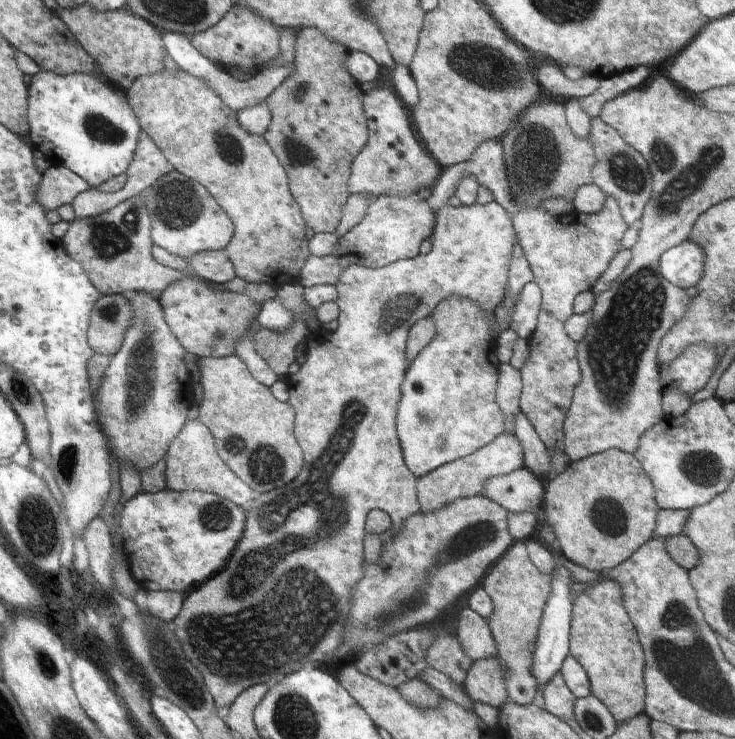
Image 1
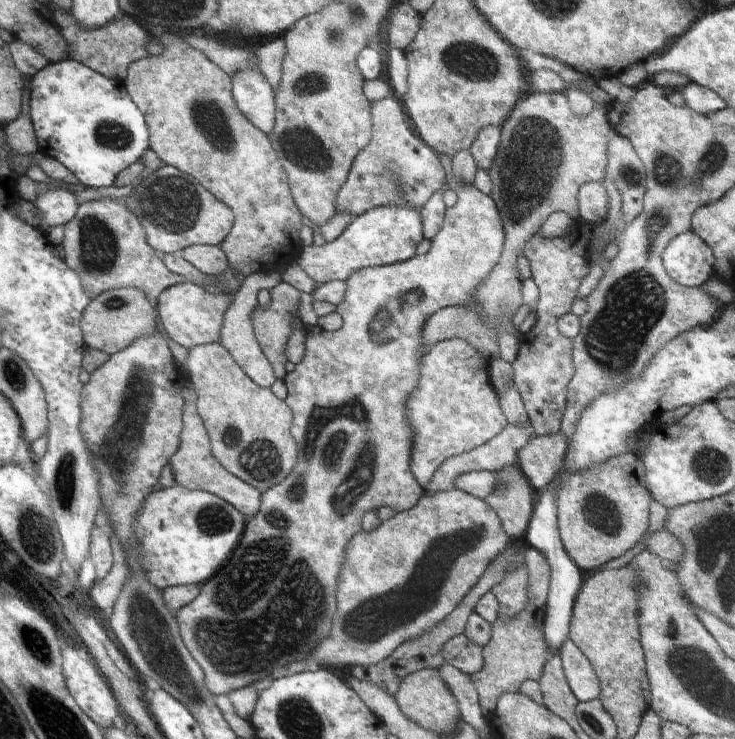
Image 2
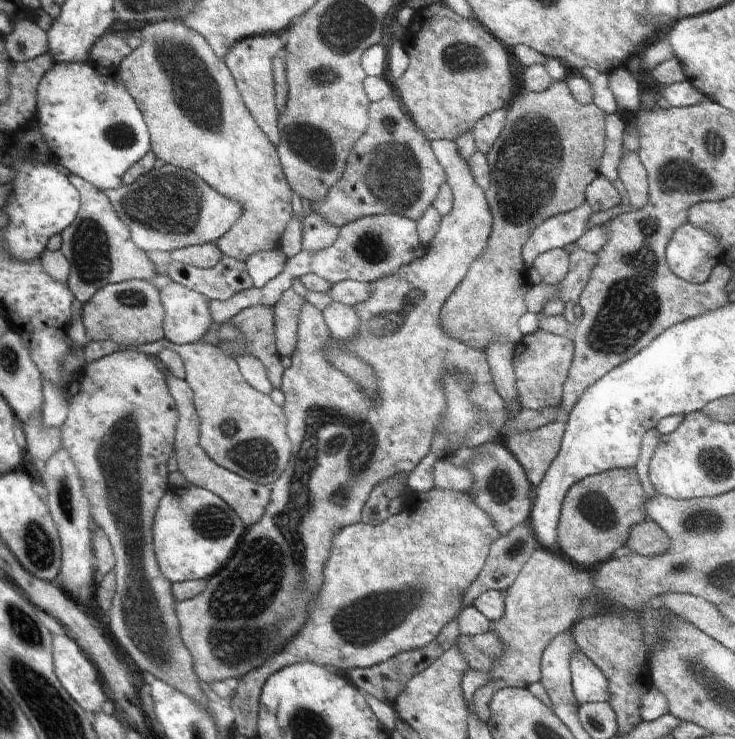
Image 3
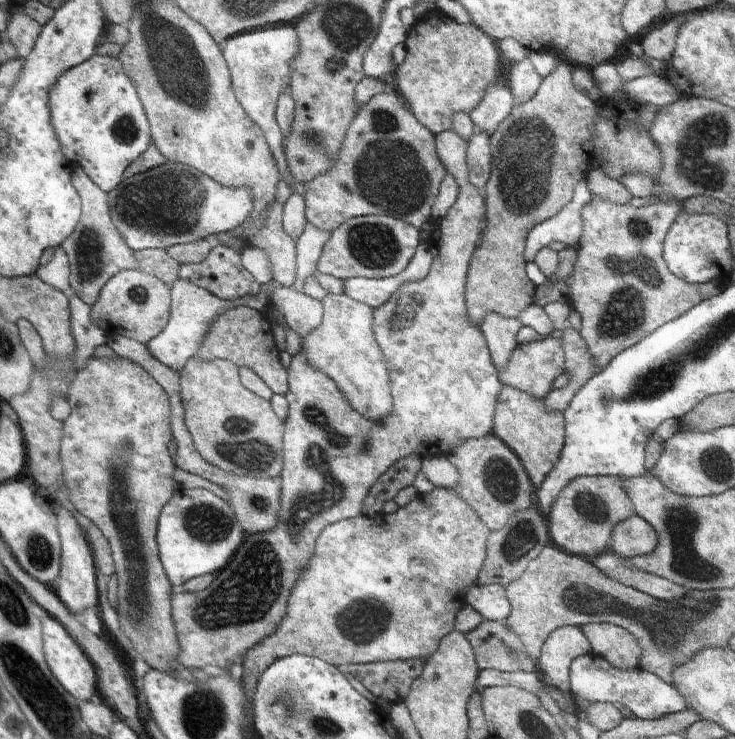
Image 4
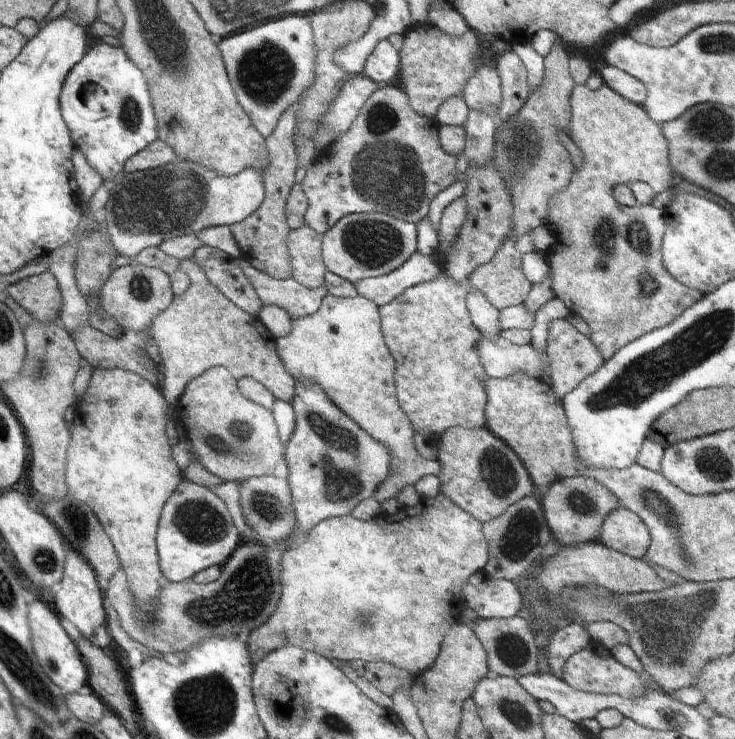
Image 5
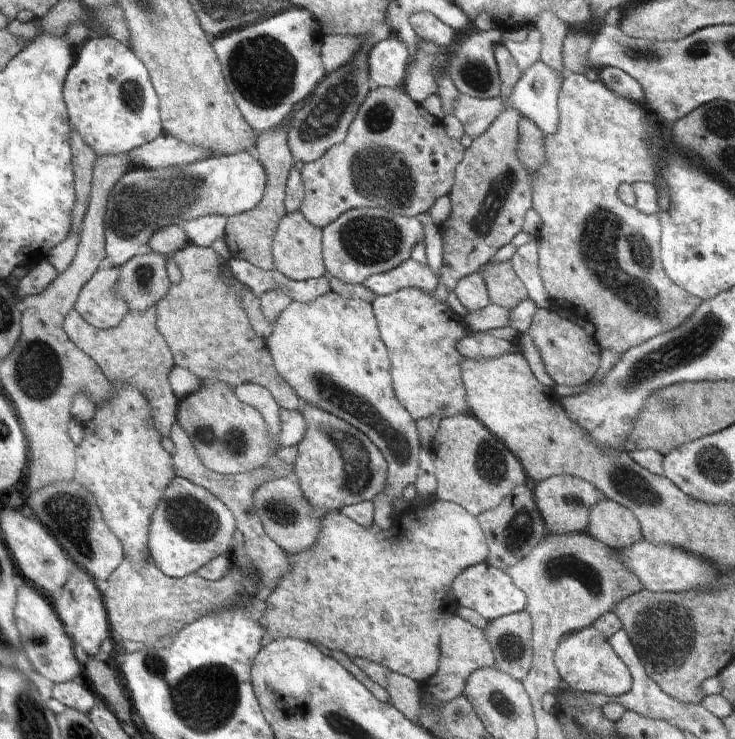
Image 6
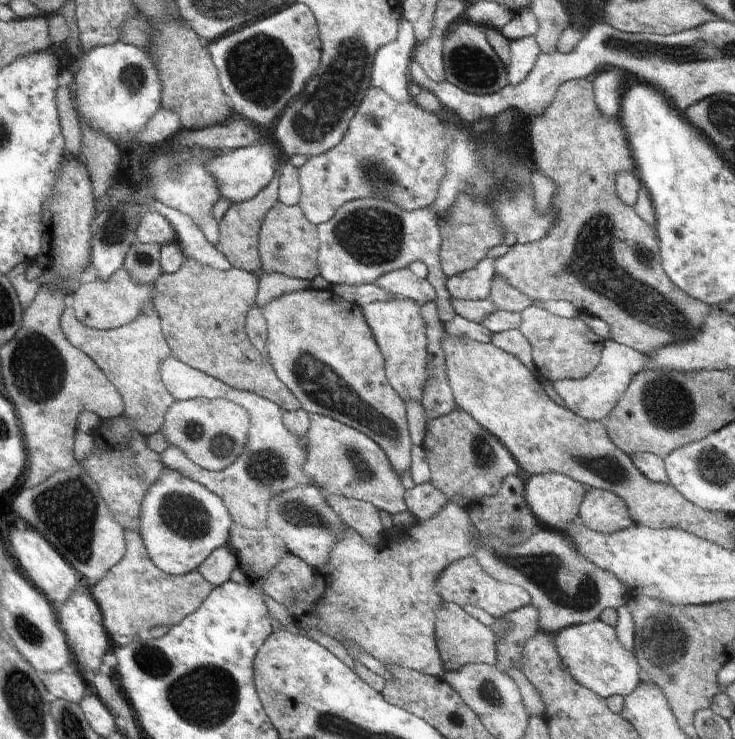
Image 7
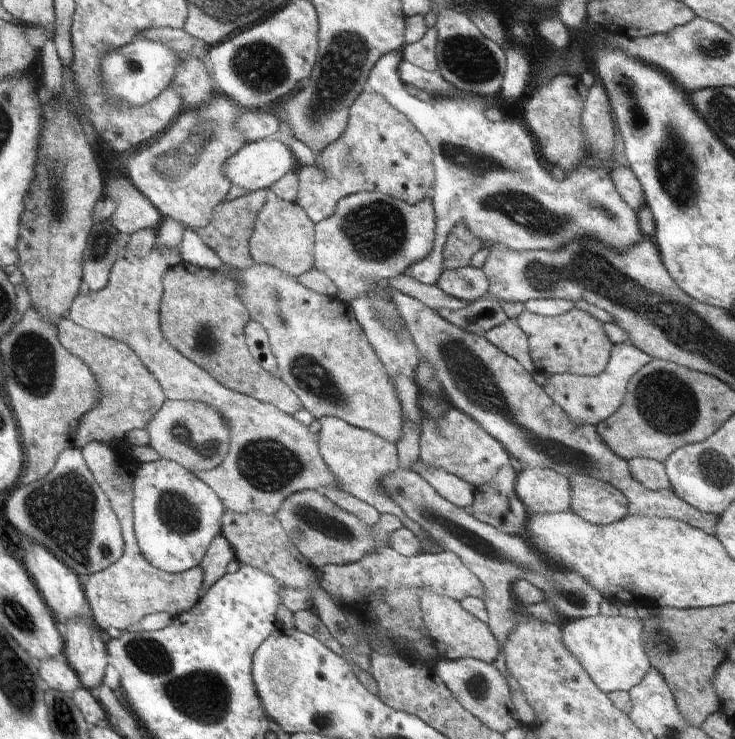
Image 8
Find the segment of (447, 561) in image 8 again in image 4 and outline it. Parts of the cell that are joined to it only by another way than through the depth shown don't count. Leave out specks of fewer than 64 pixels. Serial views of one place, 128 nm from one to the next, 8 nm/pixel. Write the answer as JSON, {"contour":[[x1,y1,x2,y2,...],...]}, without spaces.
{"contour":[[475,582,466,591,465,599,472,608,475,608,482,615,484,621,504,622,511,611,506,589,502,585,480,585,478,582]]}

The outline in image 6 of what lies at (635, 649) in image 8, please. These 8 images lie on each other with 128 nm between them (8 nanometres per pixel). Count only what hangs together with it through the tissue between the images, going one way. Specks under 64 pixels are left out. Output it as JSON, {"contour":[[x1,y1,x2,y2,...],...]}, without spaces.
{"contour":[[592,626,569,633,562,638,555,652,555,665,561,680,570,689,581,693,600,693,607,695,623,695,633,688,633,678,626,664,614,652,609,639,600,634]]}

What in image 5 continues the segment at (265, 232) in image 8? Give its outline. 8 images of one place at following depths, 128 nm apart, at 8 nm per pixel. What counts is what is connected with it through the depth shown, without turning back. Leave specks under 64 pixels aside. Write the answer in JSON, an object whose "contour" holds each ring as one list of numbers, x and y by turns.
{"contour":[[306,224,287,236,292,277,310,290,325,286,327,268,322,260,321,241,320,234]]}

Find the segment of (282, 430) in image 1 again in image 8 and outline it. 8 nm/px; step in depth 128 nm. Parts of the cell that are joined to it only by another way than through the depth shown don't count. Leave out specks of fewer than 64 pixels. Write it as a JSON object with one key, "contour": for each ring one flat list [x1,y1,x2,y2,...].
{"contour":[[167,398,144,429,149,434,150,448,162,459,174,461,190,472,209,471,222,464,231,446,229,422,222,418,219,410,202,402]]}

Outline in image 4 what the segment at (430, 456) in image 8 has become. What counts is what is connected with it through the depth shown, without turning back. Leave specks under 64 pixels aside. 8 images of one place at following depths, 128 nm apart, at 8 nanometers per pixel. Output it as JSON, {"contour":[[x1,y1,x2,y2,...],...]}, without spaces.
{"contour":[[493,433,455,446,447,452,446,457,459,472,457,485,452,489,474,509,491,531,501,529,514,513,531,506,535,487,522,461]]}

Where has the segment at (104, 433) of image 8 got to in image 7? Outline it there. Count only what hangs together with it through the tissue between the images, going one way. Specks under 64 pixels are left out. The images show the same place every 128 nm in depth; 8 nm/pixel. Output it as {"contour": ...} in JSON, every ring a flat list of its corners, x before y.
{"contour":[[146,301,141,306,134,321,115,329,93,329,86,326,76,318,73,308,67,305,63,308,61,329,70,344,87,354,103,370,106,378,116,387,125,404,122,416,130,419,131,423,134,423,134,426,146,437,160,431,165,423,167,410,175,401,175,398,168,392,161,379,161,362,170,358,172,352,170,352,170,347,162,334,161,318,152,301]]}

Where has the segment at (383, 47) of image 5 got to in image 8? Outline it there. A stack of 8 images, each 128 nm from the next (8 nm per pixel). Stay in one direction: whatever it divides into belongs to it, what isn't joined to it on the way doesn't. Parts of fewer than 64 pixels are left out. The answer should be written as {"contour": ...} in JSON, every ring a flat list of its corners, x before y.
{"contour":[[402,47,383,54,370,71,366,89,383,96,390,106,405,114,433,148,435,181,430,197,436,217,435,241,432,252,424,260,415,262,405,270,408,276,421,283,435,285,444,269,443,250,448,235,456,225,461,224,468,227,469,233,483,243,491,244,492,241,517,251,553,251,578,237,592,235,607,247,622,252,642,238,637,211,632,210,618,194,611,177,612,168,582,166,566,175,564,180,554,180,544,168,536,152,536,140,528,128,510,118,497,123,488,120,484,114,488,107,480,95,466,94,466,98,432,97,430,102,410,95,398,76,400,63,404,60]]}

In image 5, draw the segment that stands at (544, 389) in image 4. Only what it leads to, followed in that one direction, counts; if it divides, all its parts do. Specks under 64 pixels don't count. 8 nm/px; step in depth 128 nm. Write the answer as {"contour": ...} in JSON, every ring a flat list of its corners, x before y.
{"contour":[[558,298,549,300,542,308,535,312,535,325,531,328,532,345,518,344,508,342,504,337,496,337,494,340,482,338,481,342,475,345,475,351,478,353,482,366,485,368,488,377,493,379,505,379,515,375,517,372,523,372,535,379,551,378,547,373,550,357,547,353,547,336,552,322,565,319,569,314,566,305]]}

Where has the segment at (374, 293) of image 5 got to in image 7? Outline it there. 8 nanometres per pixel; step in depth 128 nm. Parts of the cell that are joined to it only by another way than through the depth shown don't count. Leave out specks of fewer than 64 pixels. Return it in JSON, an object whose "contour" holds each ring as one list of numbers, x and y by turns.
{"contour":[[409,267,383,274,373,283,394,297,409,298,421,306,428,301,436,302,436,289,429,279,421,279]]}

